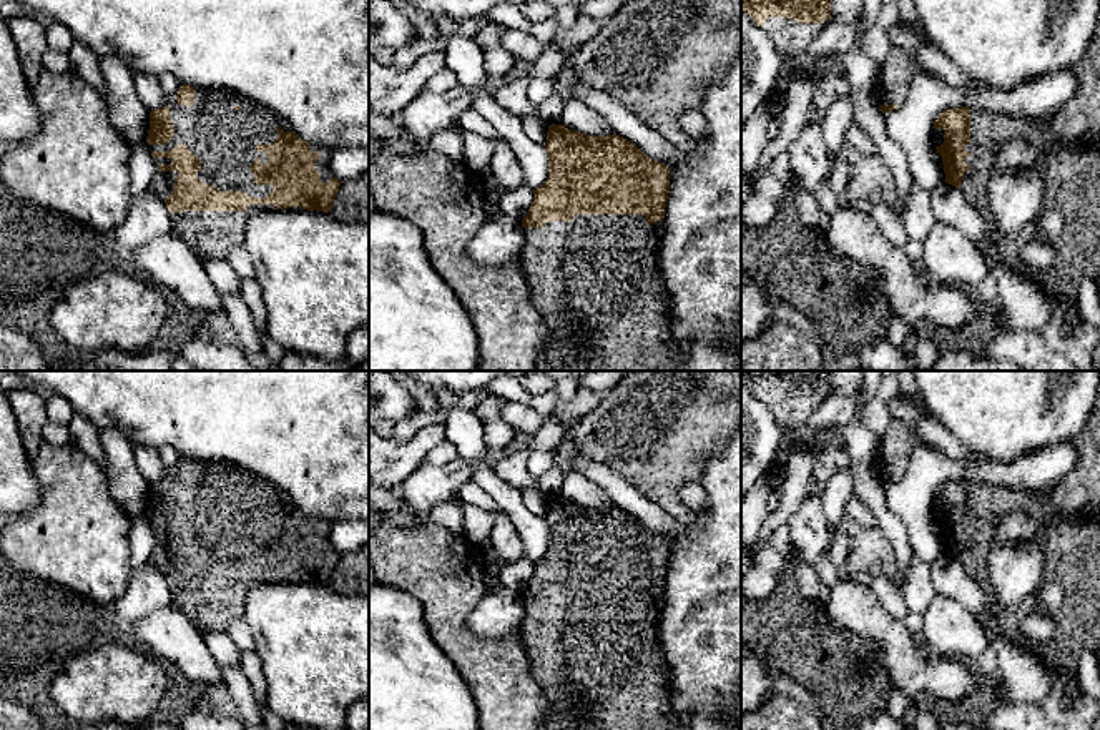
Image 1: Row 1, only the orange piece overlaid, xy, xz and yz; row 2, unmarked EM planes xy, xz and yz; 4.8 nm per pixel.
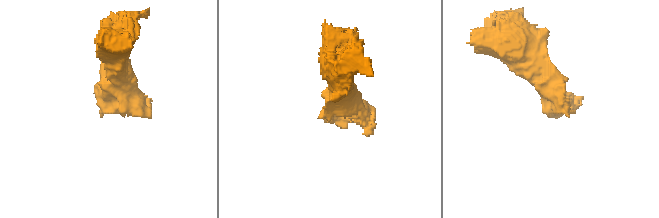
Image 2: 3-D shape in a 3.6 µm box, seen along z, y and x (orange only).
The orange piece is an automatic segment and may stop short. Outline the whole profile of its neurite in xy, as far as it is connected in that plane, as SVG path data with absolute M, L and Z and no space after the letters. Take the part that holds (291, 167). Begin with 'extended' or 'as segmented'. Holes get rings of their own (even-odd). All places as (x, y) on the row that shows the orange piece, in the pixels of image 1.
extended; M181 85L166 105L150 111L148 148L155 161L150 191L160 195L171 216L171 231L204 259L228 259L244 243L248 219L261 211L324 211L329 213L341 181L329 168L332 150L299 138L281 115L234 90L194 88Z

